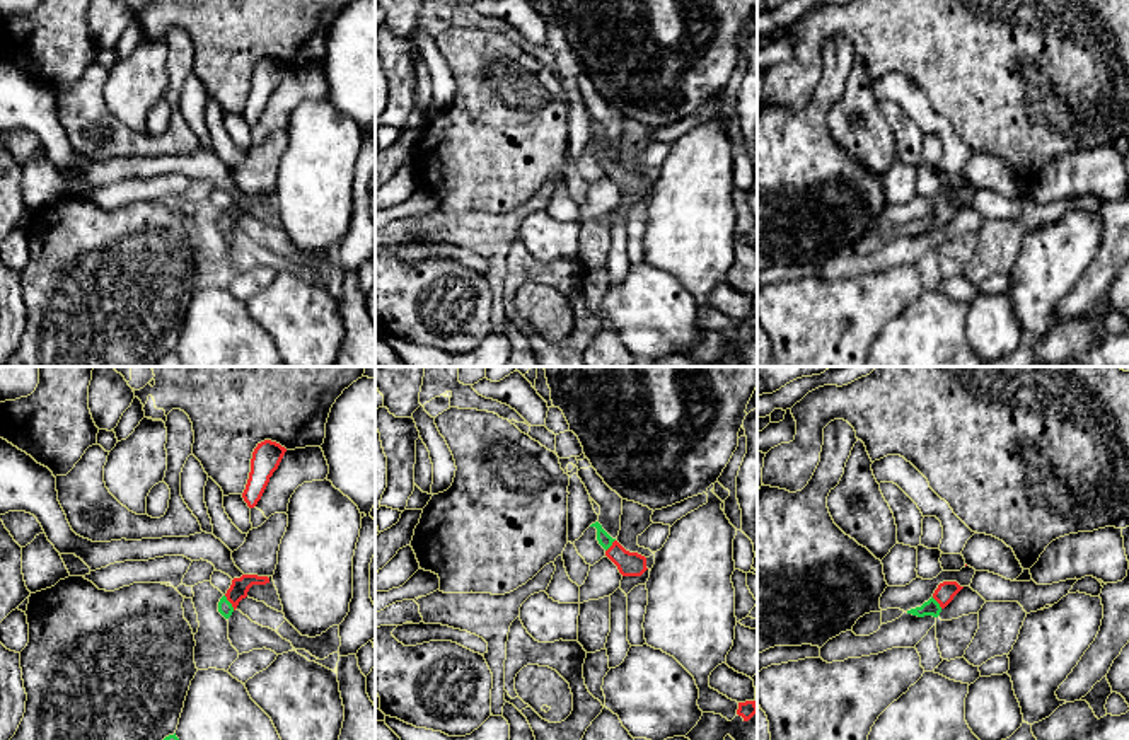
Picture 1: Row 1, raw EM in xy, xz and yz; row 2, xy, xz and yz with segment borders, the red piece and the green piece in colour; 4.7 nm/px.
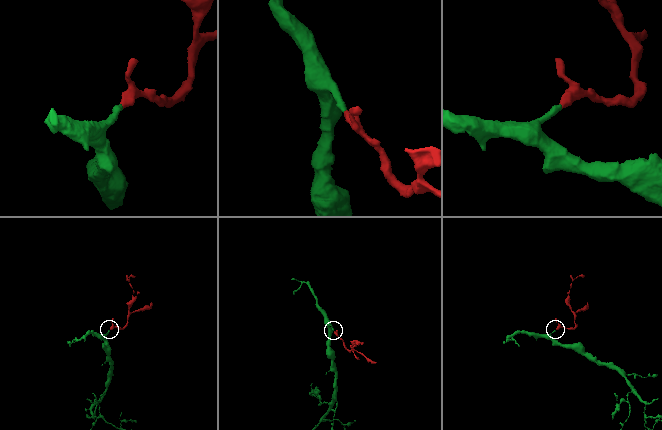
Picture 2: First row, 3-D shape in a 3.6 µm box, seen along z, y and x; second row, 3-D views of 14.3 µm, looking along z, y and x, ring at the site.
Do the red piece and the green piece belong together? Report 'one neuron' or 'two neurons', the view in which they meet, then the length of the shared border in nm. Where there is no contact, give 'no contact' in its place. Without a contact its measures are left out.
one neuron; contact in xy; length 90 nm

